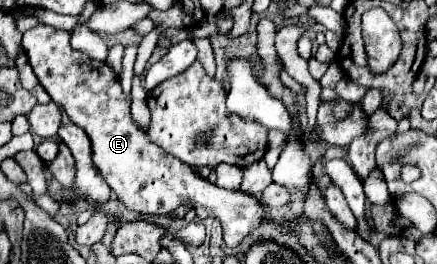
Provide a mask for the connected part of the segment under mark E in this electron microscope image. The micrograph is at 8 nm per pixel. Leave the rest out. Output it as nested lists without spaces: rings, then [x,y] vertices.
[[[39,25],[23,33],[23,49],[29,55],[29,63],[39,79],[39,83],[45,87],[45,91],[51,95],[51,99],[65,109],[69,119],[79,125],[91,139],[91,157],[95,167],[99,169],[101,177],[105,183],[111,187],[111,191],[119,197],[119,201],[135,213],[141,215],[167,215],[169,211],[175,211],[179,205],[193,205],[197,211],[199,219],[207,217],[217,217],[223,227],[223,241],[227,247],[237,247],[253,229],[259,225],[267,223],[267,213],[263,211],[263,205],[257,201],[257,197],[241,191],[229,191],[229,189],[219,189],[217,185],[209,183],[205,177],[199,177],[199,173],[179,161],[177,157],[165,153],[157,143],[149,141],[147,131],[141,129],[133,119],[131,119],[131,95],[125,95],[119,83],[117,73],[101,61],[91,59],[89,55],[71,49],[69,45],[71,33],[47,25]]]

